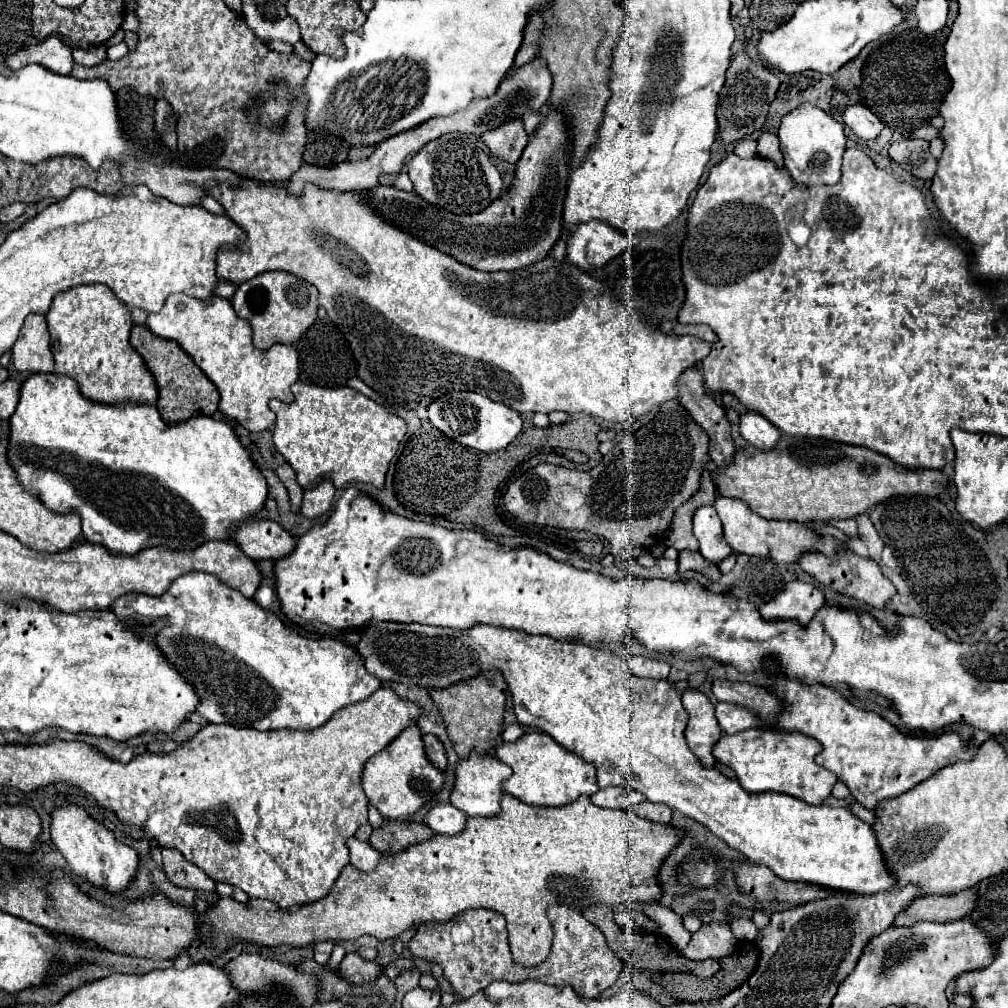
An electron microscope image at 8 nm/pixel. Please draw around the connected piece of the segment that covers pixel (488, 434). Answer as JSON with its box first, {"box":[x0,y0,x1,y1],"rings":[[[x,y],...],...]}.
{"box":[428,391,522,453],"rings":[[[472,391],[454,393],[450,397],[452,399],[442,397],[442,399],[434,401],[432,405],[428,405],[428,419],[446,437],[450,437],[466,447],[472,447],[482,453],[496,453],[500,449],[506,449],[516,439],[516,435],[522,431],[520,415],[514,409],[506,407],[504,403],[496,403],[488,397],[482,397]]]}

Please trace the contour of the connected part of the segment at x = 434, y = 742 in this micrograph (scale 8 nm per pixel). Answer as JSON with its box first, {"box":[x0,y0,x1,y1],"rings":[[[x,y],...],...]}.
{"box":[424,735,448,769],"rings":[[[424,735],[424,747],[428,753],[428,759],[438,767],[438,769],[446,769],[448,767],[448,759],[446,759],[446,749],[442,745],[442,741],[436,735]]]}

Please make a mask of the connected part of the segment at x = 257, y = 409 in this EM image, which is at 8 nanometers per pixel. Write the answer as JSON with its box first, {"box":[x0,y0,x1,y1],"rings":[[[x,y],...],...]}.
{"box":[146,293,300,431],"rings":[[[174,293],[166,299],[158,313],[148,315],[146,325],[150,331],[154,331],[154,335],[176,341],[188,353],[188,357],[196,361],[200,371],[220,391],[218,411],[230,419],[236,419],[248,431],[264,431],[274,427],[276,415],[268,407],[270,399],[276,397],[284,403],[294,401],[290,385],[300,375],[294,347],[274,345],[268,351],[254,349],[250,325],[236,317],[228,299],[212,297],[198,301],[188,295]]]}

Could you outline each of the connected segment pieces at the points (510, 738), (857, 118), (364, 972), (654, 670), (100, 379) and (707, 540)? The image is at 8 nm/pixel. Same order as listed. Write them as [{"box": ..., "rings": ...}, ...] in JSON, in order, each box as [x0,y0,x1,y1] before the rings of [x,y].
[{"box":[502,723,524,743],"rings":[[[514,723],[514,725],[508,725],[508,727],[504,729],[502,739],[508,741],[508,743],[514,743],[514,741],[518,741],[522,735],[524,735],[524,729],[522,729],[518,723]]]},{"box":[842,103,884,139],"rings":[[[856,103],[842,111],[844,123],[852,129],[852,133],[860,139],[874,139],[884,129],[884,123],[864,105]]]},{"box":[338,953,380,983],"rings":[[[348,953],[338,965],[338,975],[348,983],[364,983],[374,981],[380,973],[380,967],[374,961],[364,961],[358,953]]]},{"box":[626,655,670,679],"rings":[[[636,655],[636,657],[626,659],[626,671],[642,679],[666,679],[670,673],[670,665],[664,661]]]},{"box":[46,285,158,405],"rings":[[[82,285],[58,293],[46,313],[50,331],[54,373],[78,383],[80,393],[96,403],[154,405],[158,389],[142,357],[130,345],[130,309],[124,307],[106,285]]]},{"box":[694,505,732,563],"rings":[[[710,505],[696,509],[694,535],[700,541],[700,553],[712,563],[718,563],[732,553],[730,545],[722,537],[720,519],[718,519],[714,507],[710,507]]]}]

